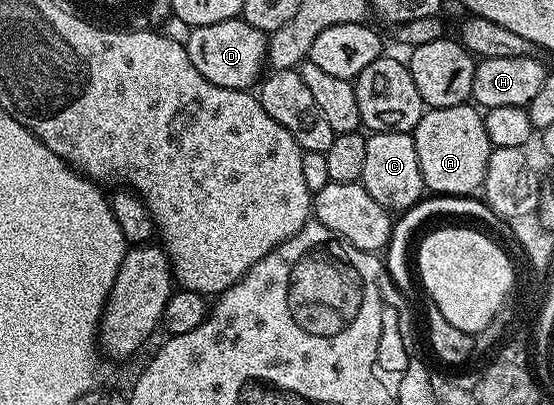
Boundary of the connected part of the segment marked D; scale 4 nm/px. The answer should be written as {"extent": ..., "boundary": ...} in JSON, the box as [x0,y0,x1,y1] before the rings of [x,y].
{"extent":[186,18,268,90],"boundary":[[[242,18],[201,24],[192,27],[189,42],[186,46],[189,62],[201,70],[209,82],[226,88],[242,88],[251,90],[260,83],[267,64],[268,33],[249,26]]]}

